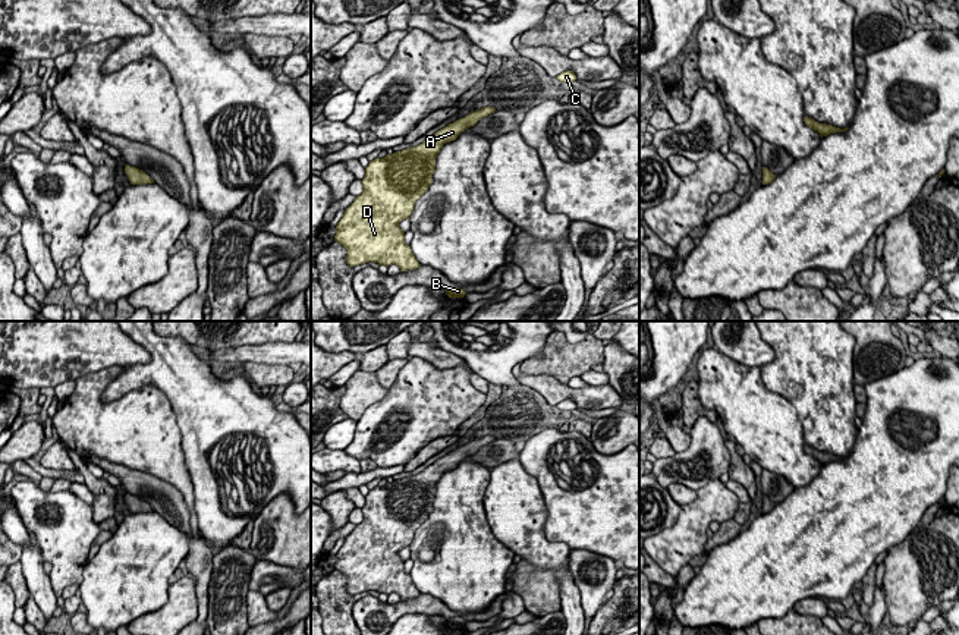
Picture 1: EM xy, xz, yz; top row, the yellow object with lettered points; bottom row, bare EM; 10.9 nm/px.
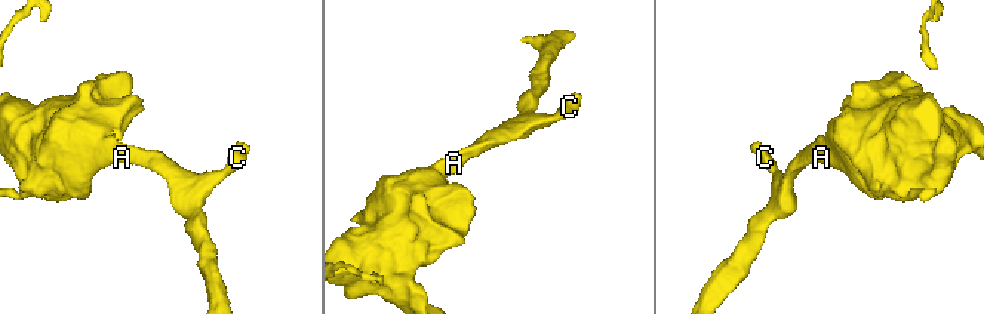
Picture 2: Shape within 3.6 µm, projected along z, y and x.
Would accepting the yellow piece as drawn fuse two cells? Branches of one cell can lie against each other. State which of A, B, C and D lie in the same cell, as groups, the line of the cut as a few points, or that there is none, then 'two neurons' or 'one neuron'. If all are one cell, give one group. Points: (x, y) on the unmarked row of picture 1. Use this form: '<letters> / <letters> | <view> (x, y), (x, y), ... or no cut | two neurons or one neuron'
A B C D | no cut | one neuron

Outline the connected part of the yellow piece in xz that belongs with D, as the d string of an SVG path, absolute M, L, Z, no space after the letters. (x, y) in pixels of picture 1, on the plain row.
M490 434L472 440L416 475L370 490L361 509L362 522L336 553L334 570L348 578L346 591L350 595L365 591L396 592L400 600L421 595L405 572L399 551L411 546L415 531L433 512L436 485L443 474L494 440Z

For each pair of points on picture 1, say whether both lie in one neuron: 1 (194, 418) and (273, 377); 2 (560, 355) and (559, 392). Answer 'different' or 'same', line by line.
1: different
2: different

